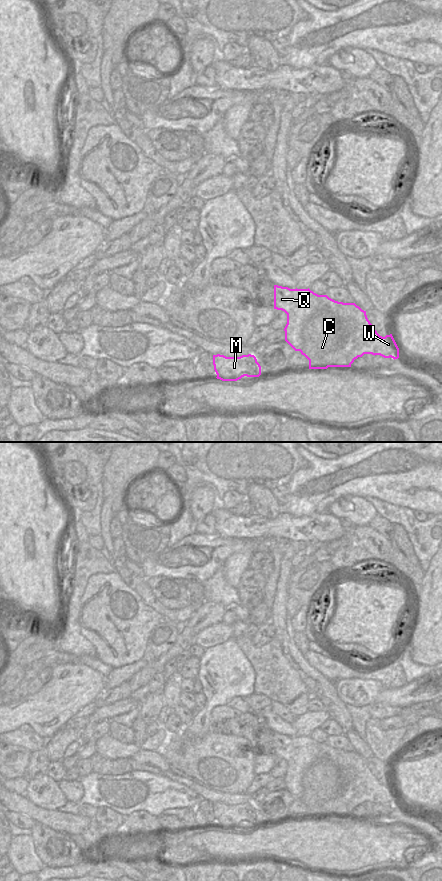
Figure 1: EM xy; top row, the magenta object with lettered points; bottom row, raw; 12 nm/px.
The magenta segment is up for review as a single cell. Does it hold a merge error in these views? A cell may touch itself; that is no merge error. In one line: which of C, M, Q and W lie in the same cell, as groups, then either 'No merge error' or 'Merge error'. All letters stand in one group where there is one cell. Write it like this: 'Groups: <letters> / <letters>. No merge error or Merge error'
Groups: C M / Q W. Merge error

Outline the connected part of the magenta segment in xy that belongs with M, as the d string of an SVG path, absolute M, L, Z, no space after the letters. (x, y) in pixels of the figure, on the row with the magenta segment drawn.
M213 355L214 370L217 379L222 381L237 381L244 376L259 377L261 366L254 355L242 355L240 357L226 357Z

